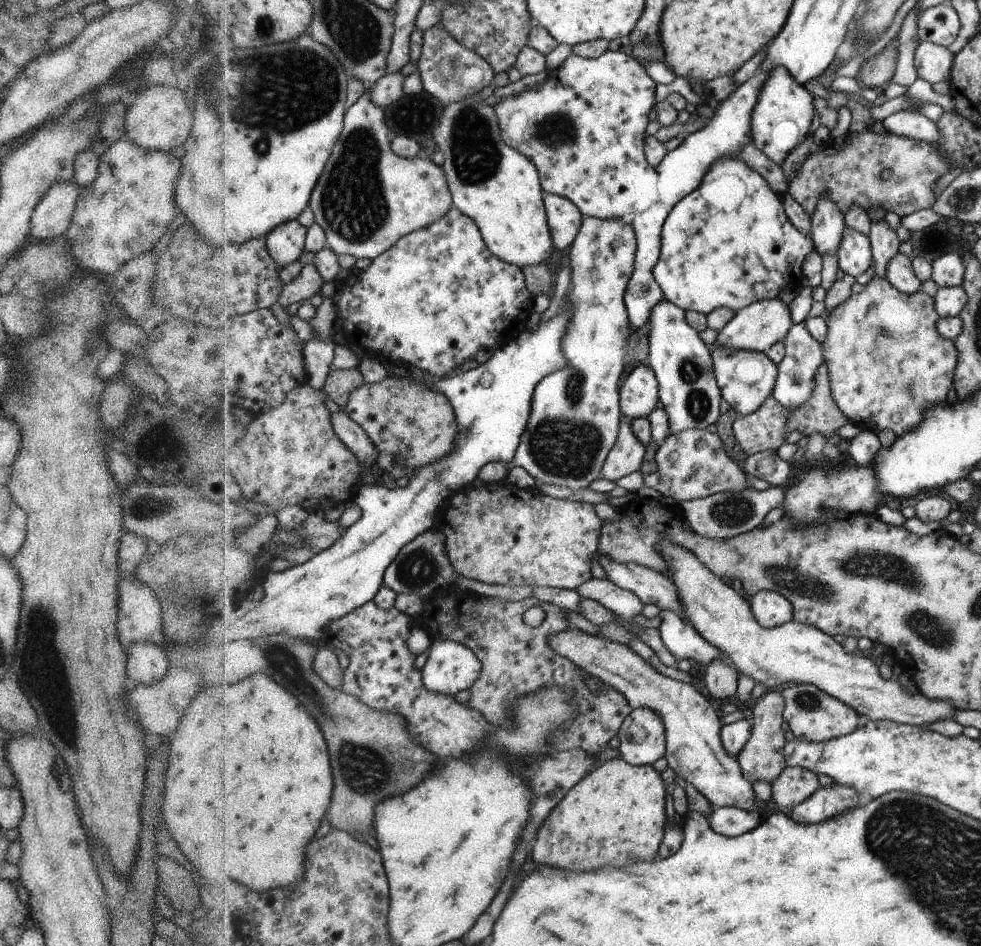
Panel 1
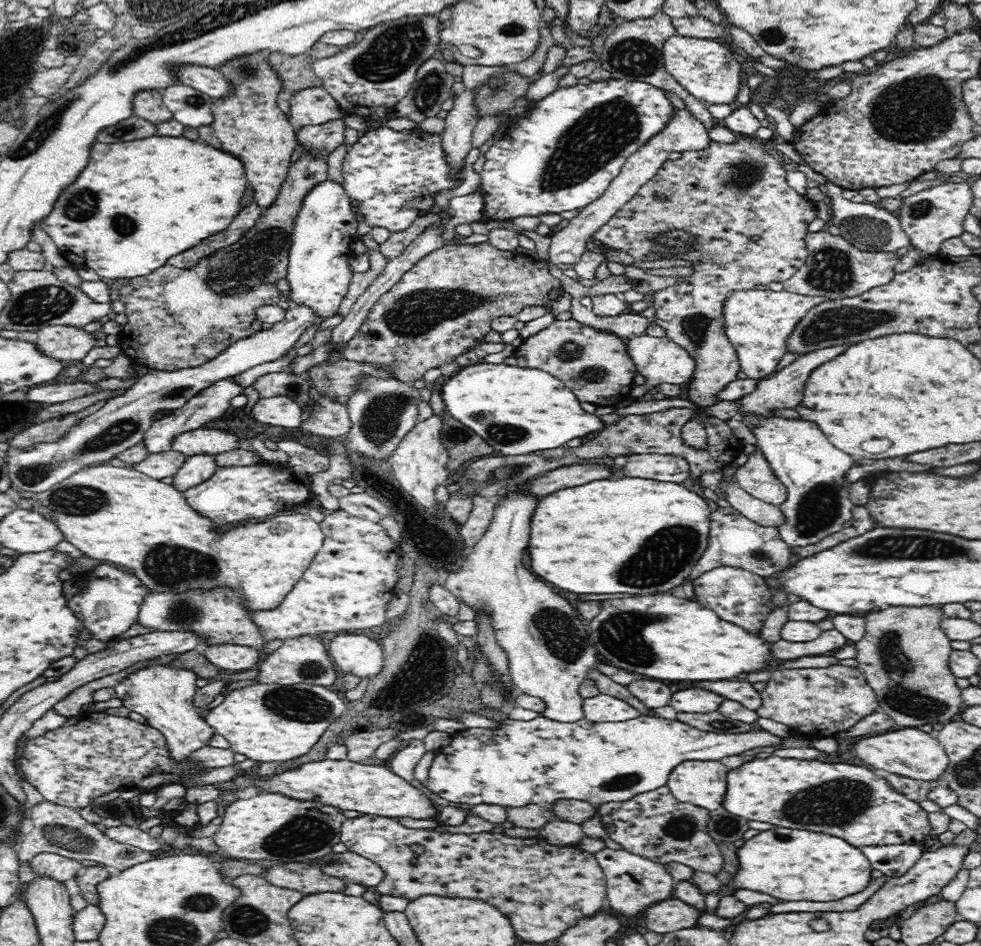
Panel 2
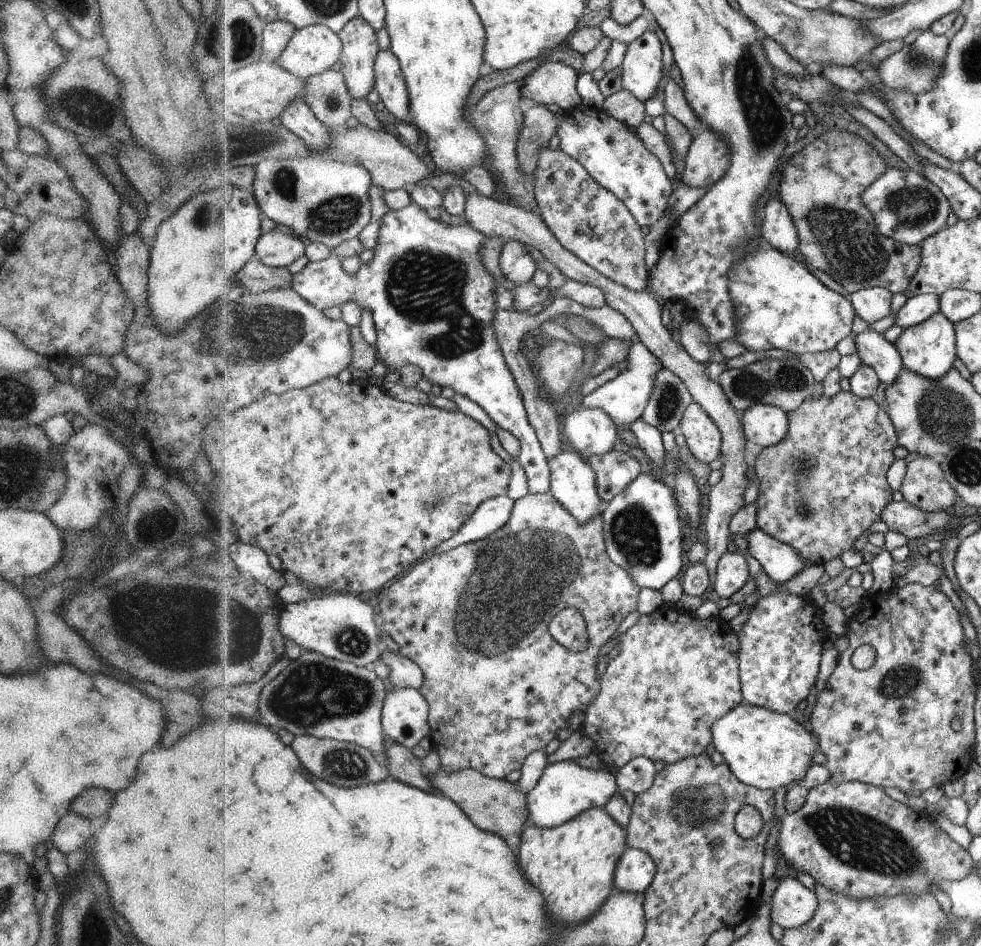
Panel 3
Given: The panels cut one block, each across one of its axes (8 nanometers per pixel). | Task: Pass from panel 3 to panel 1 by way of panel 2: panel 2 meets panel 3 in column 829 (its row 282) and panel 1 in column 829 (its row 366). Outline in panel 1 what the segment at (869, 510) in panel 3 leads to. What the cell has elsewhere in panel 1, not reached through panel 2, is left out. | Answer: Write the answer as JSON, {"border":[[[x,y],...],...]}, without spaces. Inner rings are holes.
{"border":[[[824,364],[817,370],[815,389],[811,399],[789,413],[787,418],[788,430],[798,430],[803,436],[812,432],[819,432],[835,446],[841,439],[834,432],[850,422],[849,418],[840,410],[831,391],[831,379],[827,366]]]}

